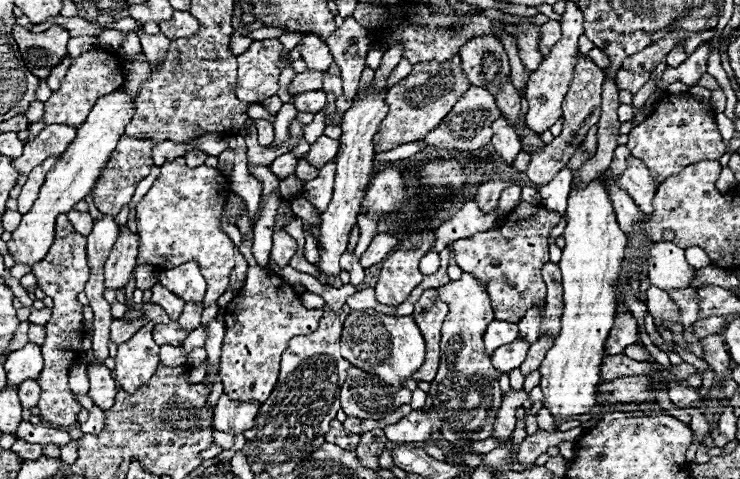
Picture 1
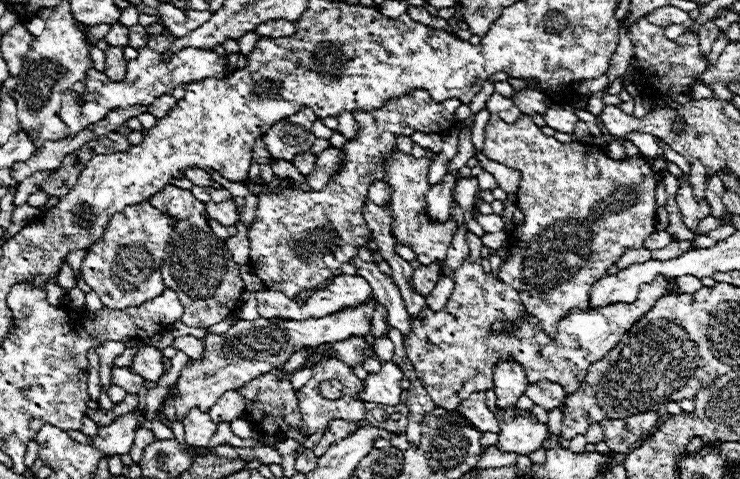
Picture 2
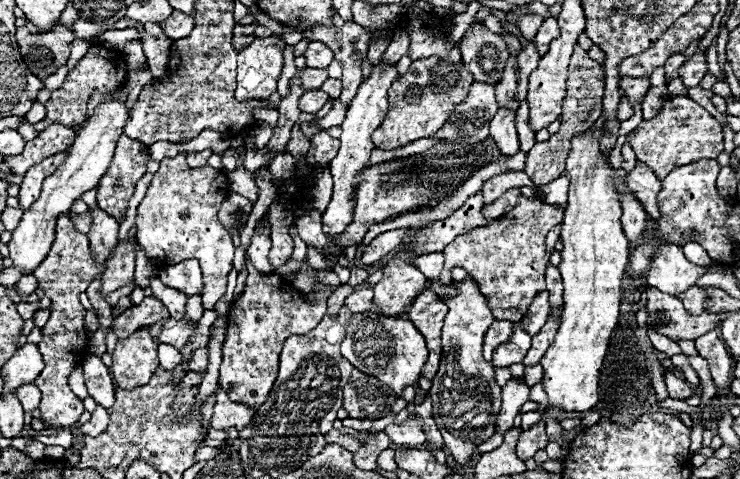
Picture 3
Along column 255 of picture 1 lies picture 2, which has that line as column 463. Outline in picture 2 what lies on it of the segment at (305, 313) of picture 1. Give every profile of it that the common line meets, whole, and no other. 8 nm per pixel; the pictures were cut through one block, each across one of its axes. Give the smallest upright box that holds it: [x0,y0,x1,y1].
[404,232,670,410]

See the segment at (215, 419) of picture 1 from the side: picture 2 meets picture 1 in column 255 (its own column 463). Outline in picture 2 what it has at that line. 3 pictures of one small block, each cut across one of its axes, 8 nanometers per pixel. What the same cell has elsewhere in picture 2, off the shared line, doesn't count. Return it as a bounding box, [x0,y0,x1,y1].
[456,392,500,432]

